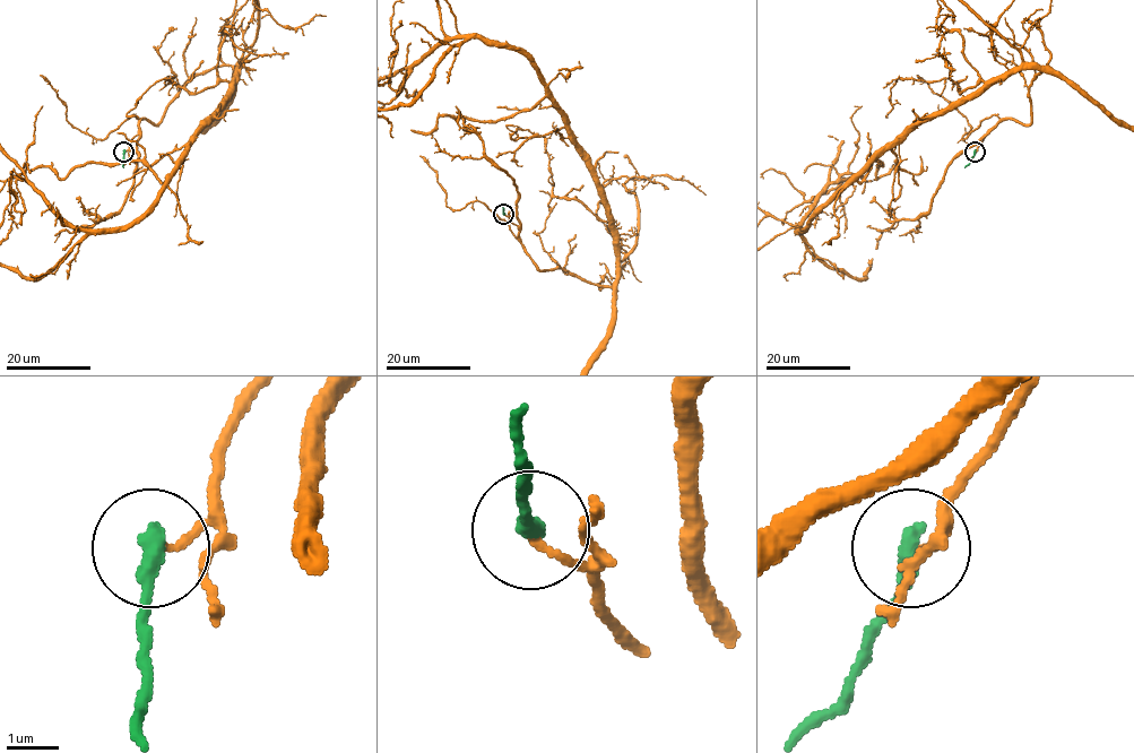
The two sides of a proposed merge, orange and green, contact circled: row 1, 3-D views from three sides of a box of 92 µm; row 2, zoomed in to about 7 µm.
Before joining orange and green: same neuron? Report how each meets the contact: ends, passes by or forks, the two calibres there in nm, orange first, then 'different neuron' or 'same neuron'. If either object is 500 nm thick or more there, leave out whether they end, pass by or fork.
orange ends there; green ends there; 120 nm thick on the orange side, 400 nm on the other; different neuron

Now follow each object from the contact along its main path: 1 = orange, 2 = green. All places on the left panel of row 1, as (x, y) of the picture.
1: (123, 152), (141, 120), (158, 122), (196, 76), (235, 66), (257, 32)
2: (123, 152), (123, 167)

